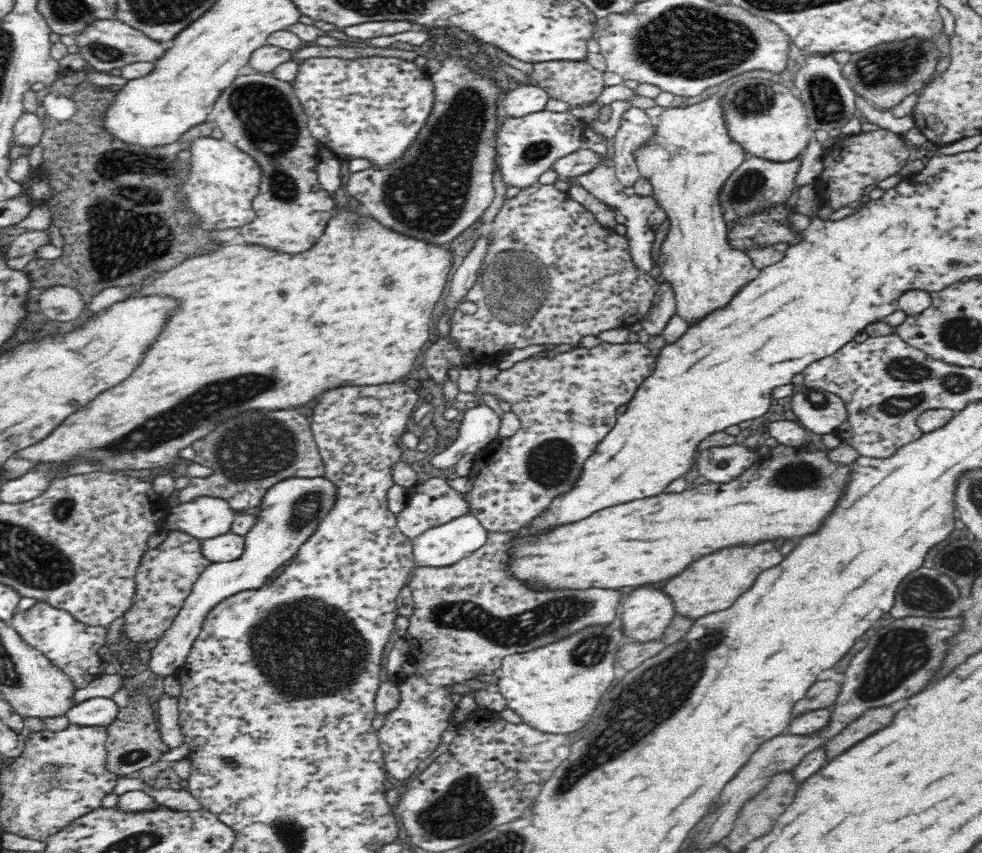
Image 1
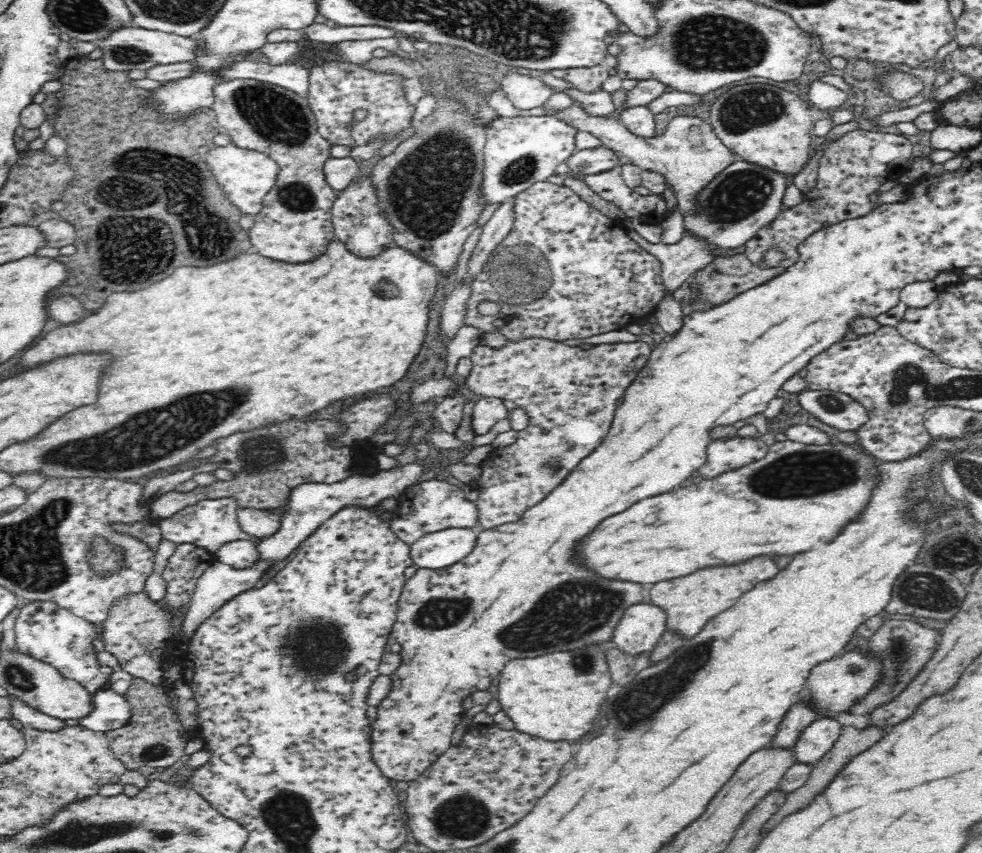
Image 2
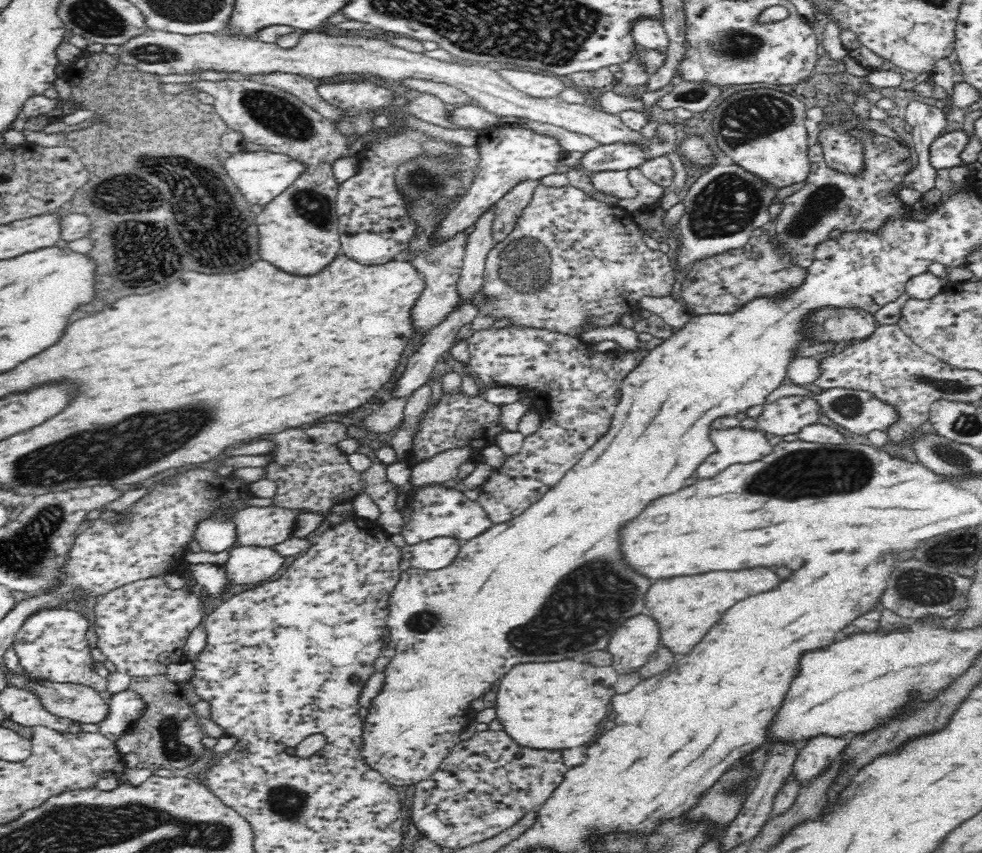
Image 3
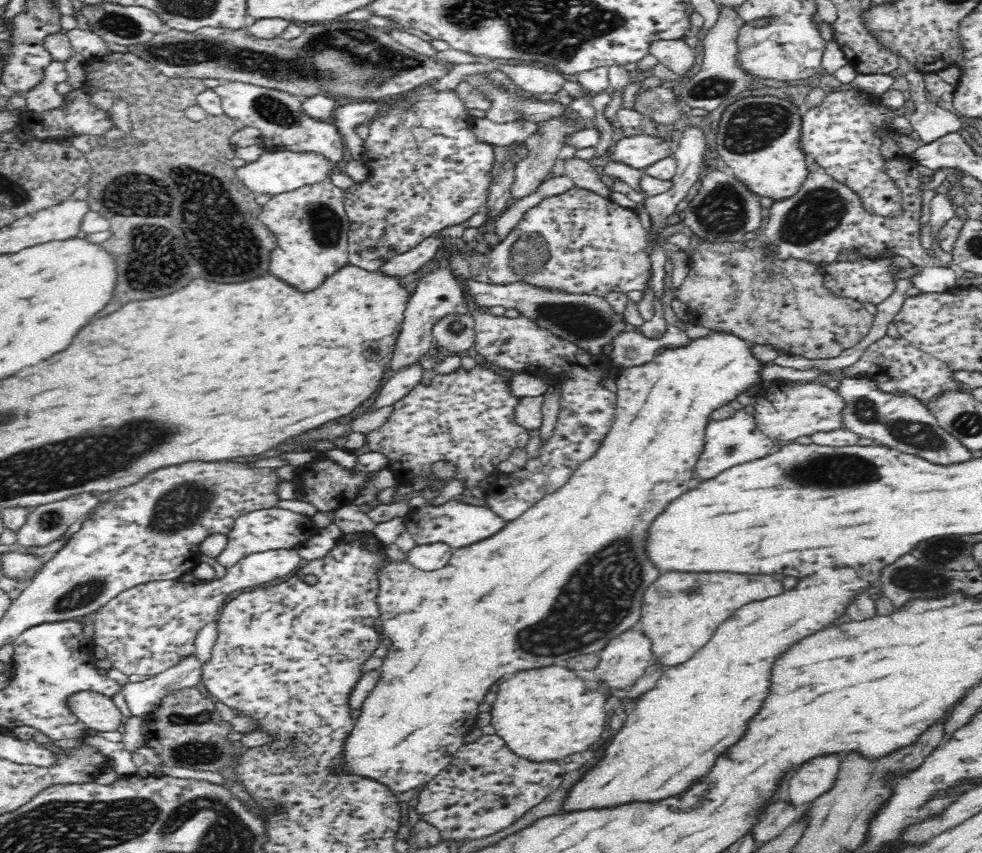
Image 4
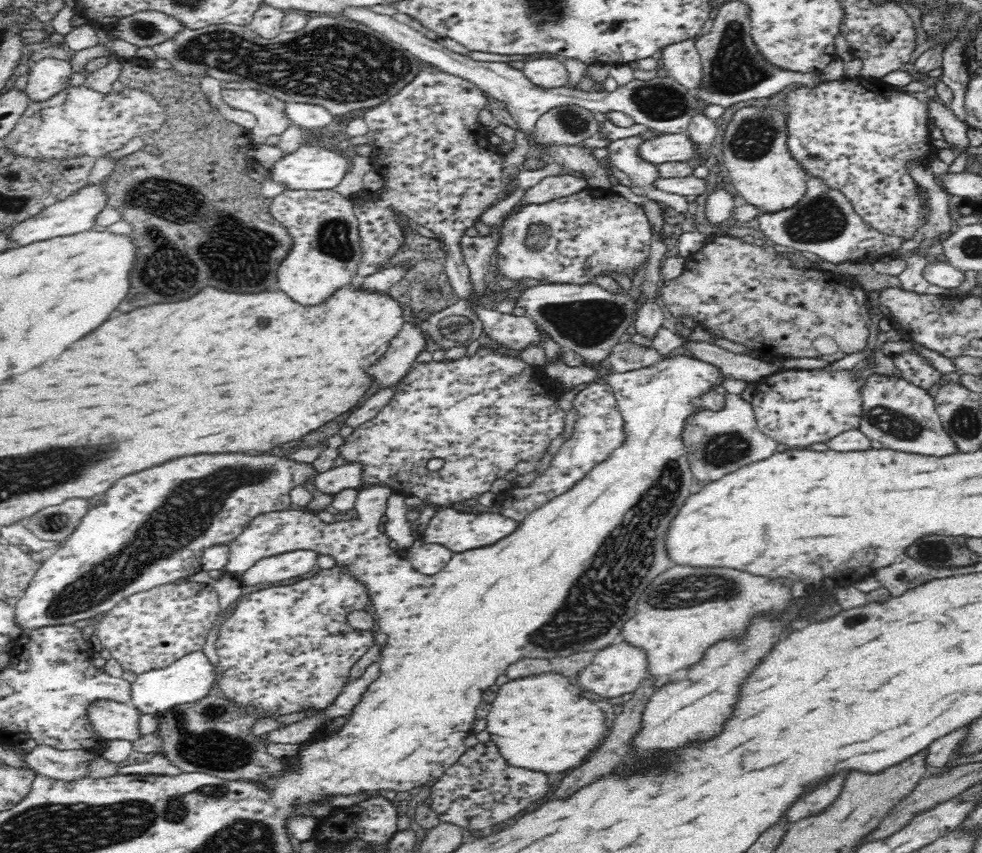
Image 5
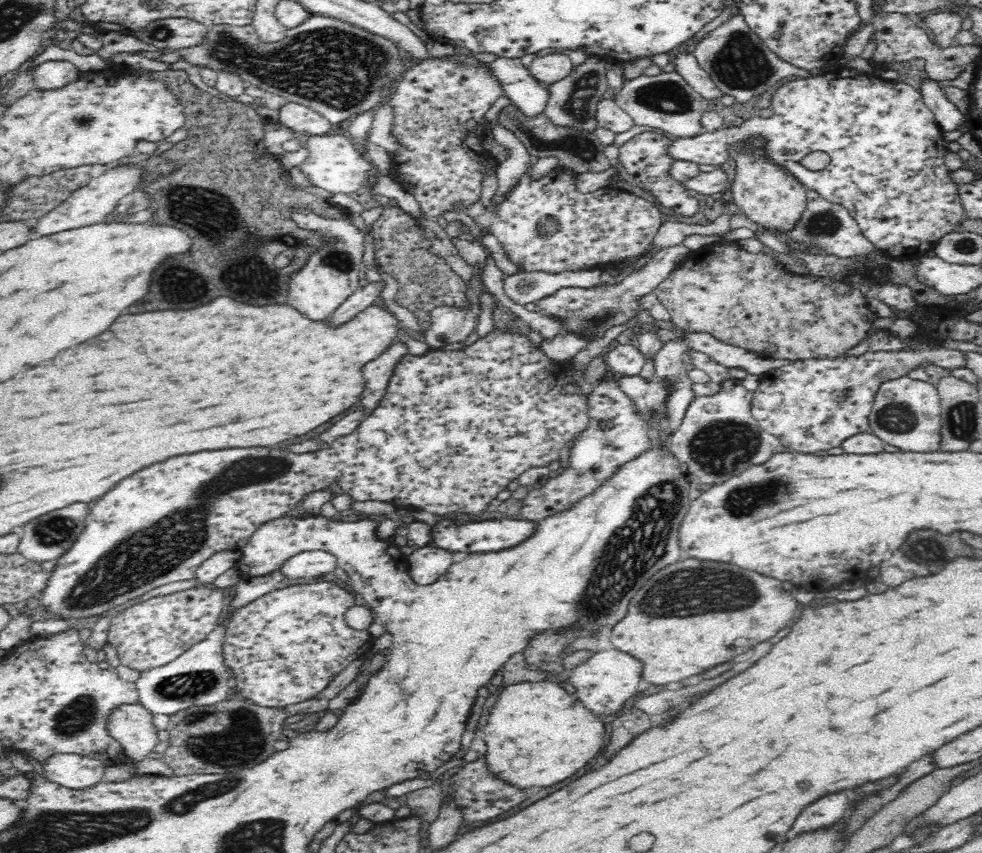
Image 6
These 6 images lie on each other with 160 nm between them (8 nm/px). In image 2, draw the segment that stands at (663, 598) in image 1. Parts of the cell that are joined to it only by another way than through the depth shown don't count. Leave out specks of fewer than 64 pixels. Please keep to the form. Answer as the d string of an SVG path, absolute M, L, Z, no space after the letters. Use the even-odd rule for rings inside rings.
M647 601L626 610L610 641L622 654L637 657L650 652L666 630L666 613Z

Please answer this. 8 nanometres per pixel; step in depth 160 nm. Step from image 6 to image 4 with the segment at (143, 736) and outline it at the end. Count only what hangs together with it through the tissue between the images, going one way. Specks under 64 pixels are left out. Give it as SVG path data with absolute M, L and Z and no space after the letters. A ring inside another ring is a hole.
M81 692L69 698L68 706L89 729L118 732L124 726L124 712L111 697L95 692Z

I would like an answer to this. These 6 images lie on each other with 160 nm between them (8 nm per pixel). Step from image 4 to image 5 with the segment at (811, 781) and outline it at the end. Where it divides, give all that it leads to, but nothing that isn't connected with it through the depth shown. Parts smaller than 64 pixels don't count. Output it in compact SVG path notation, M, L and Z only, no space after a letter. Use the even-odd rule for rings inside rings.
M832 778L830 782L826 782L826 786L820 786L818 790L810 792L806 798L802 798L798 802L798 806L792 806L788 812L786 812L786 818L788 822L798 822L798 820L804 820L812 814L812 812L820 812L824 810L828 804L832 804L838 794L842 792L844 788L844 778Z

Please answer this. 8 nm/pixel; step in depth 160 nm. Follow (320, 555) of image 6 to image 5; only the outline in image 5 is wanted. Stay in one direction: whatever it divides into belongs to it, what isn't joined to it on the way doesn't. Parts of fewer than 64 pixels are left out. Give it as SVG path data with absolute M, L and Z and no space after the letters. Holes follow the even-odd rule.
M296 550L287 554L271 557L258 562L245 573L242 583L245 585L274 583L280 580L304 576L308 572L314 572L318 566L318 554L311 550Z

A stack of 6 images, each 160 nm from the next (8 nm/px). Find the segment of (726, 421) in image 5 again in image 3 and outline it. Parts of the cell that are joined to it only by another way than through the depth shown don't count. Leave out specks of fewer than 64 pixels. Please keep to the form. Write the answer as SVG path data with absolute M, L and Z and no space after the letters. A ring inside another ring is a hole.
M738 425L725 429L710 430L710 440L716 448L700 466L698 476L700 478L712 478L724 468L732 464L746 464L764 458L772 454L773 446L770 445L769 436L760 429L748 430Z

